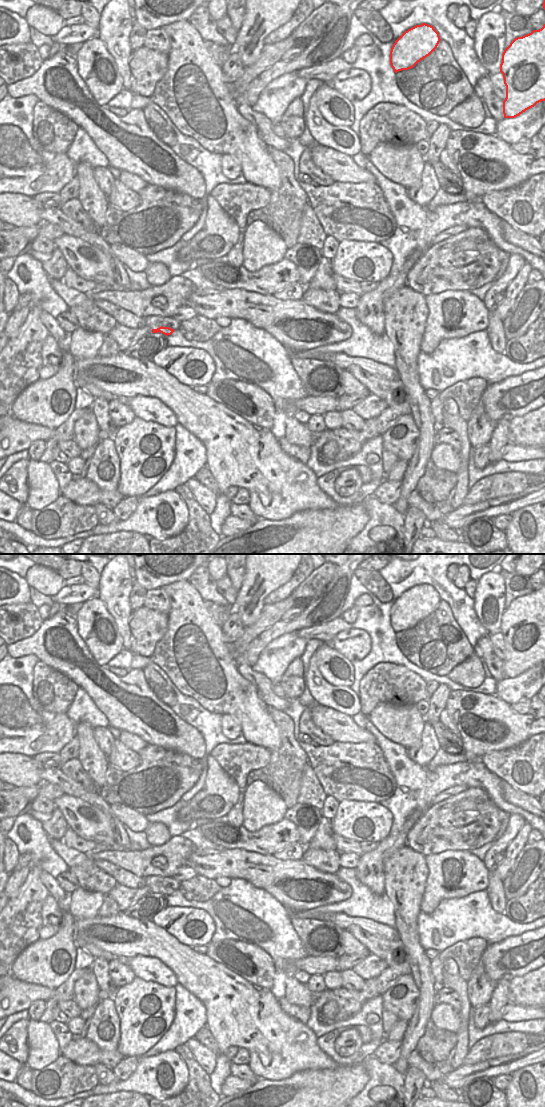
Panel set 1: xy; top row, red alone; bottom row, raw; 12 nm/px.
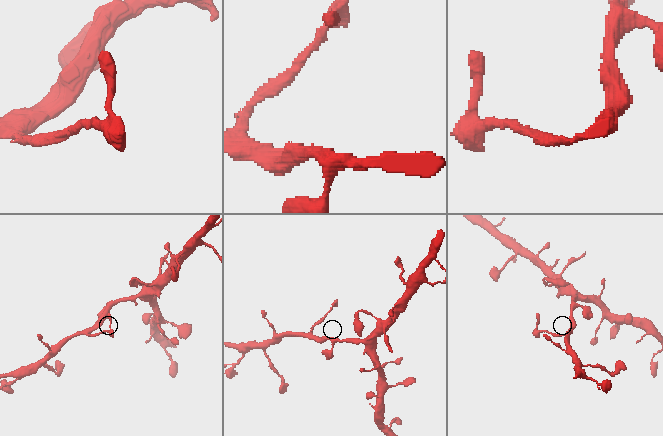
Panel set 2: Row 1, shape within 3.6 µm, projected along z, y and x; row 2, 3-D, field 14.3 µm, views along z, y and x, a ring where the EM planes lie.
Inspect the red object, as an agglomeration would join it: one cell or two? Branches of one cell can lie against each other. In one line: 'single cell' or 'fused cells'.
fused cells

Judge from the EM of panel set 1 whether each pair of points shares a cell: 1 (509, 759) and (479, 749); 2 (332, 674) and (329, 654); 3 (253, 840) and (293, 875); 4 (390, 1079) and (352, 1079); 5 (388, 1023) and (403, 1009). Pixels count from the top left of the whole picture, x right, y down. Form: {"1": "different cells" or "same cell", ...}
{"1": "different cells", "2": "same cell", "3": "different cells", "4": "different cells", "5": "same cell"}

